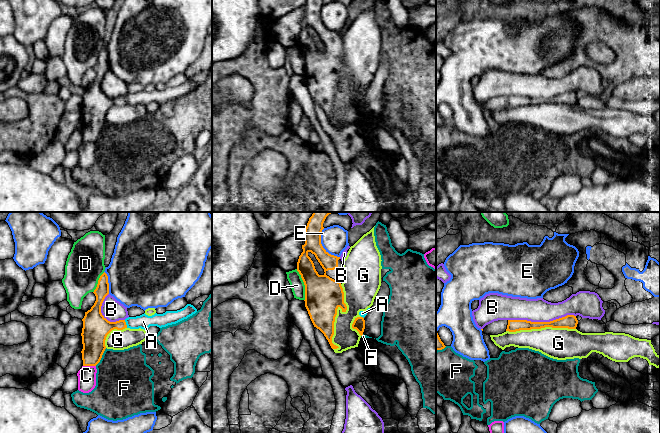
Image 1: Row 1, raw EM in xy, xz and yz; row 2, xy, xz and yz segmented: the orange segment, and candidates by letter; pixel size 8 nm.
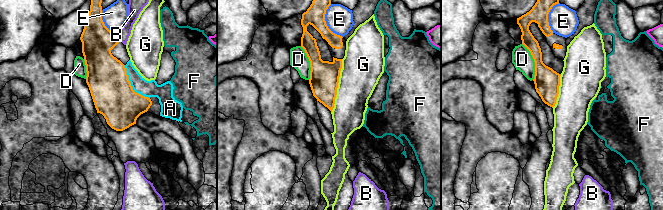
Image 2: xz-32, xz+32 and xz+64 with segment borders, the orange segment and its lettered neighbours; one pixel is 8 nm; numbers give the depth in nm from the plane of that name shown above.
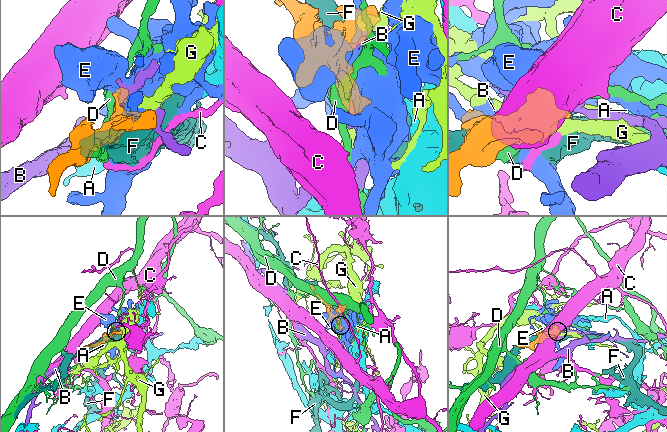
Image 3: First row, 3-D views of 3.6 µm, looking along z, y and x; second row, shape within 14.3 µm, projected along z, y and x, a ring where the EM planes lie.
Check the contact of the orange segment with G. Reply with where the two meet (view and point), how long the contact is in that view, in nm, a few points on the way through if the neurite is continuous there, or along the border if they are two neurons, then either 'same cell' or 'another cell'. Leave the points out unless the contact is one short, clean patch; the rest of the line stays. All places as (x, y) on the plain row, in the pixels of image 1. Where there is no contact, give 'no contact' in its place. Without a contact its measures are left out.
contact xz (336, 89); length 550 nm; another cell

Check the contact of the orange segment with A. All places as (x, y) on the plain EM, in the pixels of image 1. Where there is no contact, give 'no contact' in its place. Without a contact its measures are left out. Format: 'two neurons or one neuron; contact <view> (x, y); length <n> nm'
one neuron; contact xy (125, 100); length 70 nm

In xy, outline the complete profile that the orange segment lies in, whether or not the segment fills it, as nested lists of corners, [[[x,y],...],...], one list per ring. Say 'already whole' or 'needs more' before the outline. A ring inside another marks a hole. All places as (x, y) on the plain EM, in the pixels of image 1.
needs more; [[[105,48],[100,52],[93,69],[96,72],[96,77],[91,85],[85,88],[85,92],[82,95],[81,112],[83,125],[81,129],[83,142],[96,142],[100,138],[106,125],[106,113],[114,105],[141,104],[146,106],[150,102],[162,104],[187,95],[197,88],[193,81],[187,80],[184,84],[177,87],[166,87],[163,90],[155,89],[152,92],[144,89],[140,92],[128,93],[125,96],[110,98],[101,89],[102,79],[109,70],[108,52]]]

